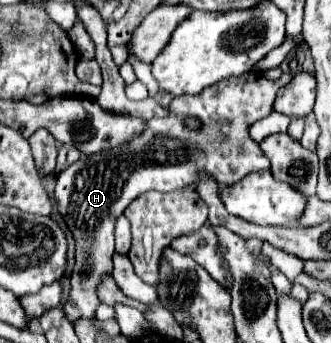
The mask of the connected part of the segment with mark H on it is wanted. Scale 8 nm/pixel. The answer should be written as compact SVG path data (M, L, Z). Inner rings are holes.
M287 71L281 75L279 81L265 79L263 73L249 73L241 77L229 77L215 85L205 87L198 95L183 95L176 97L170 104L171 115L165 119L149 119L145 131L139 137L133 137L131 141L103 149L99 153L89 155L87 159L79 159L77 163L69 165L65 171L57 175L57 187L55 187L55 199L59 203L59 213L67 221L69 229L75 235L75 267L71 273L71 293L67 303L63 305L65 315L75 321L79 317L93 317L95 307L99 305L95 287L103 273L111 273L111 255L115 251L115 221L125 211L125 207L139 197L145 191L177 191L183 187L195 189L195 175L199 171L207 171L209 175L215 175L219 185L231 185L243 179L245 175L253 171L269 171L271 163L263 155L259 143L255 143L249 135L249 127L267 117L271 113L273 101L277 91L287 85L287 81L293 79L293 73ZM193 115L203 123L201 131L189 131L183 125L183 117Z

